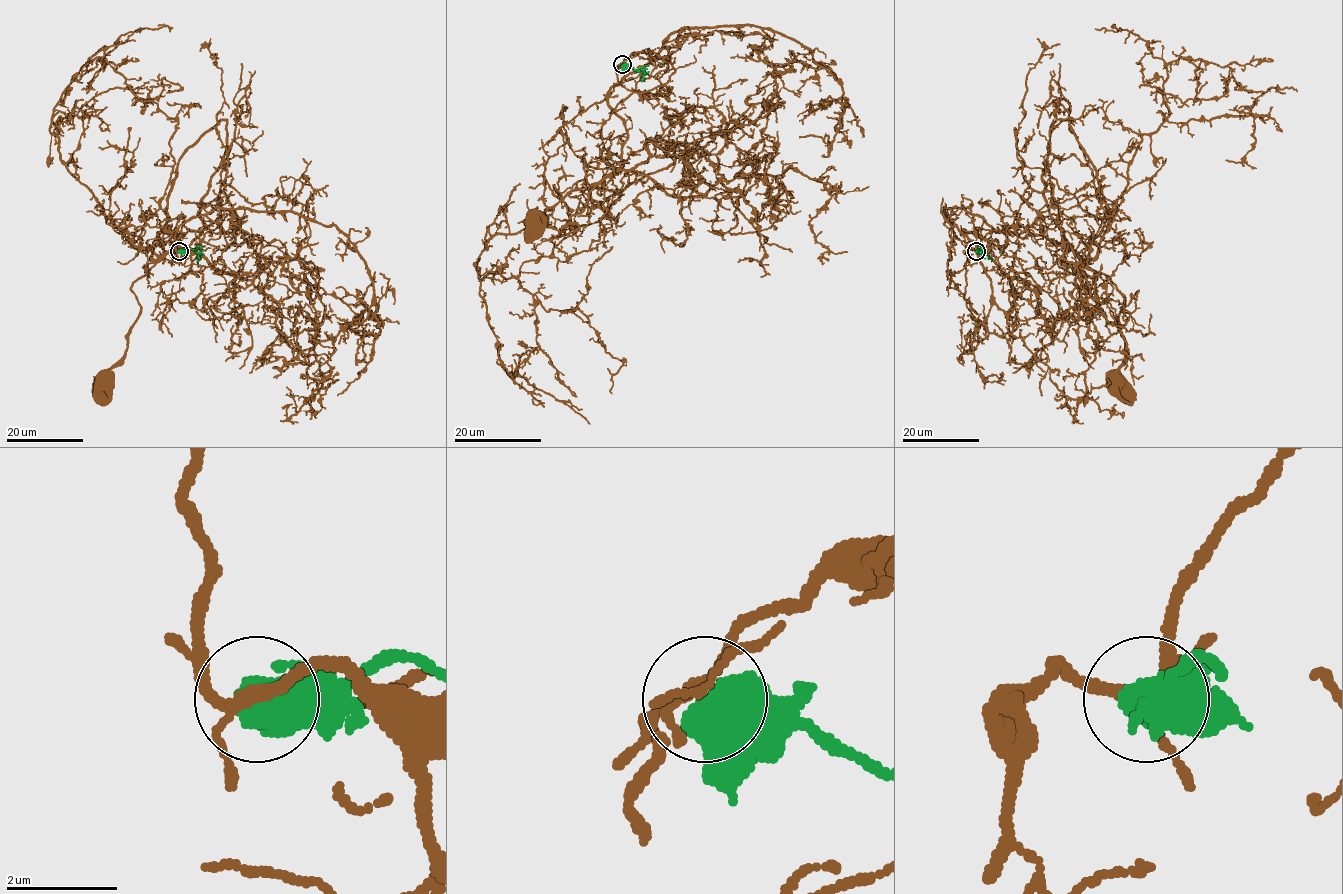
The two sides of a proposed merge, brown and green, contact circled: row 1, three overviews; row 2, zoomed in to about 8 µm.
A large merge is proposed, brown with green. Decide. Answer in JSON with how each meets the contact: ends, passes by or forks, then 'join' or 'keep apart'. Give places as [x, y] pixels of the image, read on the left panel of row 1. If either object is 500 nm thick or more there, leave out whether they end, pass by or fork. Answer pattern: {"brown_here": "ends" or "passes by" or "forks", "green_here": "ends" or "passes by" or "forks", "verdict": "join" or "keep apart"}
{"verdict": "keep apart"}

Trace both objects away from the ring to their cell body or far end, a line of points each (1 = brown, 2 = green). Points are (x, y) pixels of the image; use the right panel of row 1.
1: (976, 251), (988, 233), (1043, 235), (1105, 274), (1124, 299), (1118, 326), (1125, 353), (1118, 382)
2: (976, 251), (980, 248), (980, 252), (992, 261)

